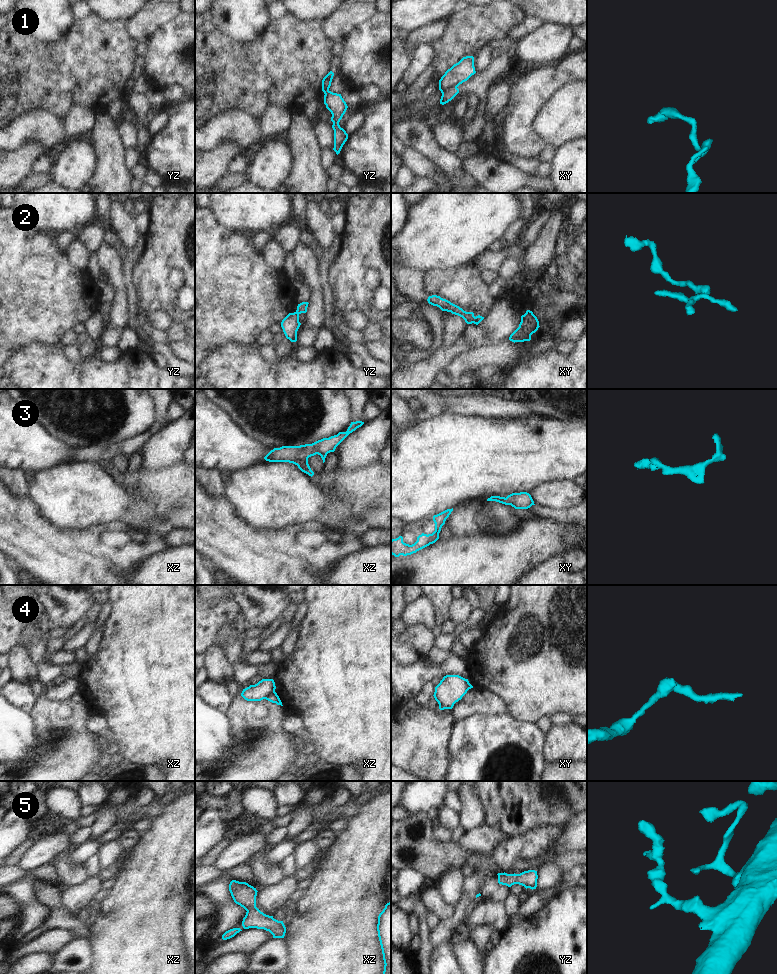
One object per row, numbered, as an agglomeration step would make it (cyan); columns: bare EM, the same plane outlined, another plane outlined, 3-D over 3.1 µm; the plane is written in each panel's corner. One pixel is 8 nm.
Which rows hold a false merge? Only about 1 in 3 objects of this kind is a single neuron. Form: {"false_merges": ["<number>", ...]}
{"false_merges": ["1", "2", "4"]}

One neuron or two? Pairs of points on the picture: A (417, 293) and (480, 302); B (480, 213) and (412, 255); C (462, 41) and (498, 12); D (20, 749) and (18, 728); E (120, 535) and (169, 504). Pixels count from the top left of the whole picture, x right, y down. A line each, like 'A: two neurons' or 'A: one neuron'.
A: two neurons
B: one neuron
C: one neuron
D: one neuron
E: two neurons

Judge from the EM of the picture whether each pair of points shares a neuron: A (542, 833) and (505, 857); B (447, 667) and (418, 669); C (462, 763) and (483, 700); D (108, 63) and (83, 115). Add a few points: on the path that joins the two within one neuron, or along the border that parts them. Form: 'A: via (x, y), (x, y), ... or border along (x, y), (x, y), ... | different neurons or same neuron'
A: via (533, 842), (526, 847), (514, 849) | same neuron
B: via (440, 670), (425, 670) | same neuron
C: border along (502, 714), (470, 714), (455, 720) | different neurons
D: border along (96, 114), (88, 107), (75, 103), (65, 115) | different neurons

